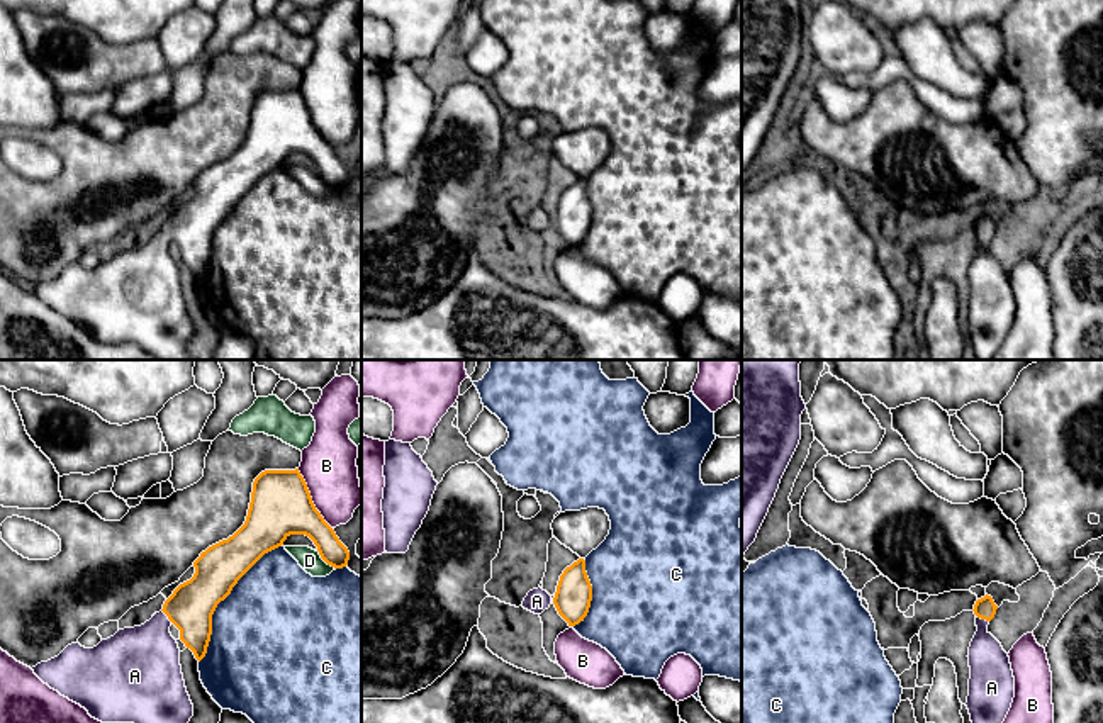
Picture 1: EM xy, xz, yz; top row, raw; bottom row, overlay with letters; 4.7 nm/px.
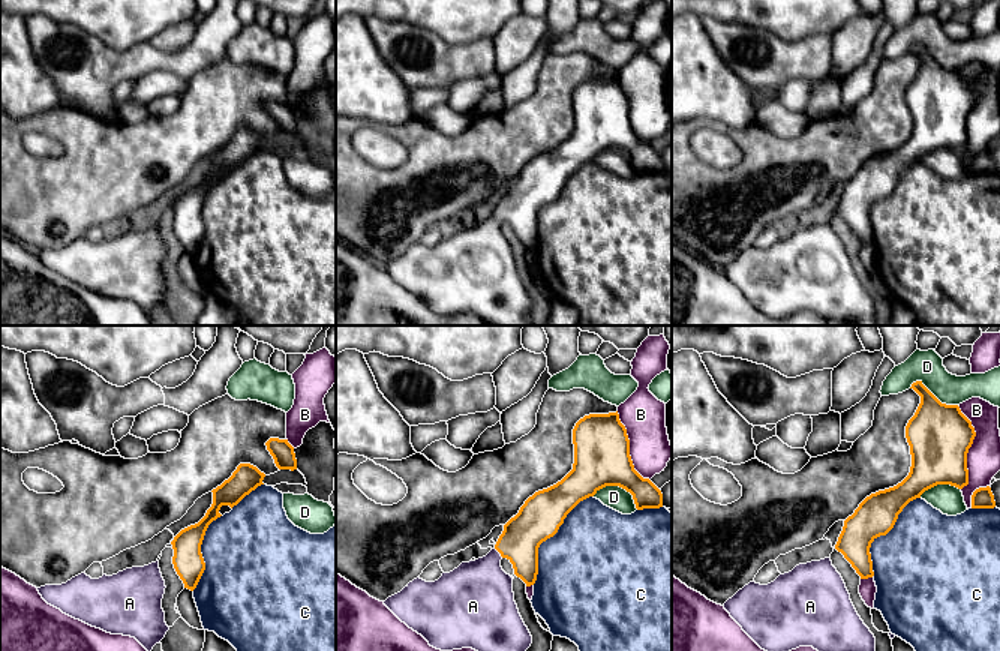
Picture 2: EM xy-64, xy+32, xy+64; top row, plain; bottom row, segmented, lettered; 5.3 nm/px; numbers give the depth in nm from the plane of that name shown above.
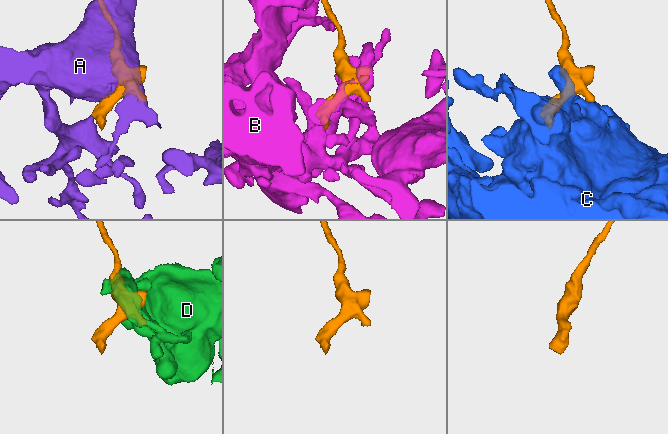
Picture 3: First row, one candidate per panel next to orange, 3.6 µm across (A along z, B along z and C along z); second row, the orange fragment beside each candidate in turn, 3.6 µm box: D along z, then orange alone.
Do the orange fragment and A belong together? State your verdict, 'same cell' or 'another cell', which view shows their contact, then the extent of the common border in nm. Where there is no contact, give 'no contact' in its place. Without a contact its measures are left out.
same cell | yz | 70 nm

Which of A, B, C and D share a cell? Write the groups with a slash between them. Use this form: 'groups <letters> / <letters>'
groups A / B / C / D

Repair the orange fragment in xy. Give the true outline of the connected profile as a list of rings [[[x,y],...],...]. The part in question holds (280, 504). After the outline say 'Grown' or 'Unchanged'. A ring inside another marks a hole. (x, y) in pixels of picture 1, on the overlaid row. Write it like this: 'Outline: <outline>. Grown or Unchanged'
Outline: [[[299,468],[265,470],[253,482],[244,524],[227,540],[200,553],[193,562],[193,577],[173,591],[160,613],[141,626],[119,630],[93,648],[71,643],[58,657],[32,667],[34,674],[102,723],[188,723],[193,704],[182,674],[180,648],[170,626],[180,630],[180,640],[200,662],[207,653],[217,604],[265,553],[282,546],[290,535],[309,536],[328,565],[334,569],[348,565],[348,548],[316,509]]]. Grown

